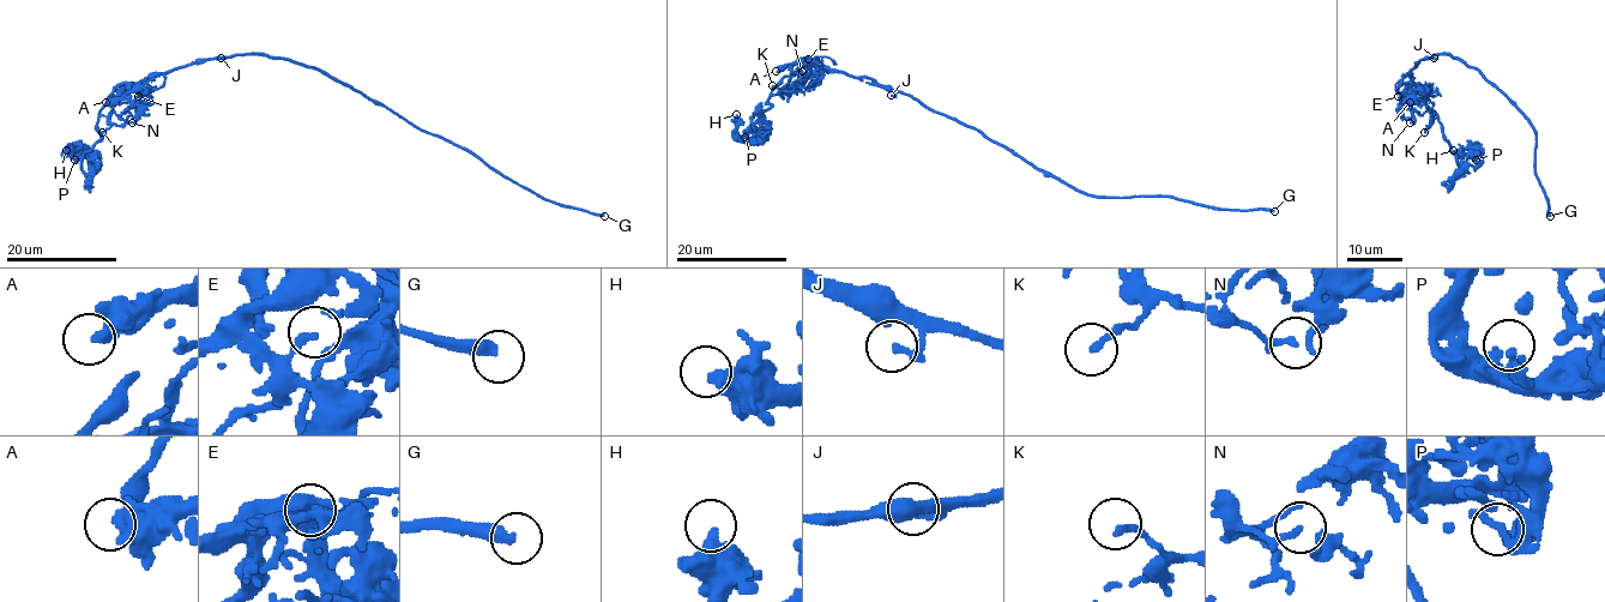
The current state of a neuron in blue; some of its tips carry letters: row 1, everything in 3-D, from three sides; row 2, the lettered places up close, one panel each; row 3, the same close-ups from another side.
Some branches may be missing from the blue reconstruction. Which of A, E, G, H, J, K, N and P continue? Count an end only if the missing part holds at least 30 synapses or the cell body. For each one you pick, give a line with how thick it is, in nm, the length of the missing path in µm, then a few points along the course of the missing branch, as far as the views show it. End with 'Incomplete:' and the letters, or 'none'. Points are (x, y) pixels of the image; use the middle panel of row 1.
G: 360 nm | 25 µm
Incomplete: G

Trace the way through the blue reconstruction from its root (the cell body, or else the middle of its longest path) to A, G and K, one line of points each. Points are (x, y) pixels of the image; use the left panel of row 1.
A: (288, 60), (265, 55), (203, 59), (149, 76), (131, 85), (120, 97), (106, 102)
G: (288, 60), (313, 66), (416, 126), (472, 151), (504, 175), (548, 199), (604, 216)
K: (288, 60), (265, 55), (235, 55), (203, 59), (156, 73), (124, 91), (113, 103), (110, 125), (102, 132)

